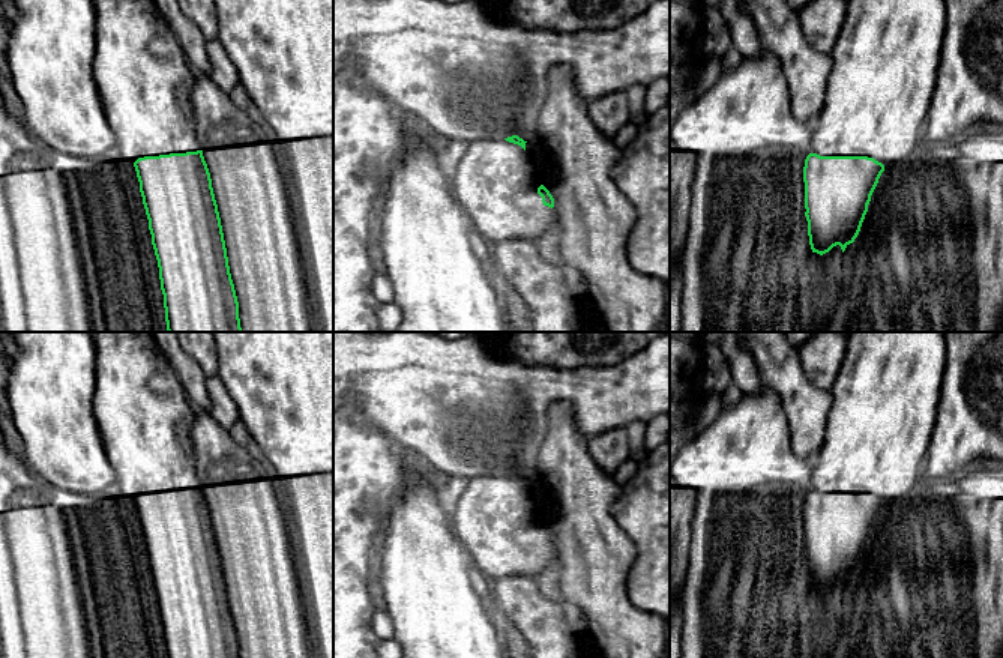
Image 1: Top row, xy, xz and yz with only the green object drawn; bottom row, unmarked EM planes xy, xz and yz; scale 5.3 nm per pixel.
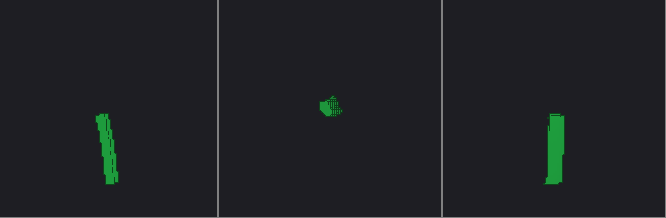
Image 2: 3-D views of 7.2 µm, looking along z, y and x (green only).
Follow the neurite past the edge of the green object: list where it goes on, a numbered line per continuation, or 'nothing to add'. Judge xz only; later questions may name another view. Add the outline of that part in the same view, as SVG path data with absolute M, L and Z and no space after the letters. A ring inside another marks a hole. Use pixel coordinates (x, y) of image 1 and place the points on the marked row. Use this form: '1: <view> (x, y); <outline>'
1: xz (496, 184); M477 138L458 159L450 188L467 213L471 227L494 243L512 239L538 240L554 216L538 194L541 182L526 150L503 138Z

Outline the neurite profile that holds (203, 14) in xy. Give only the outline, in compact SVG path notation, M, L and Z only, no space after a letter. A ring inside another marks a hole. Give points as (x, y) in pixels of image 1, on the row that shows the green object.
M179 0L185 17L191 20L209 42L218 38L218 14L215 0Z

